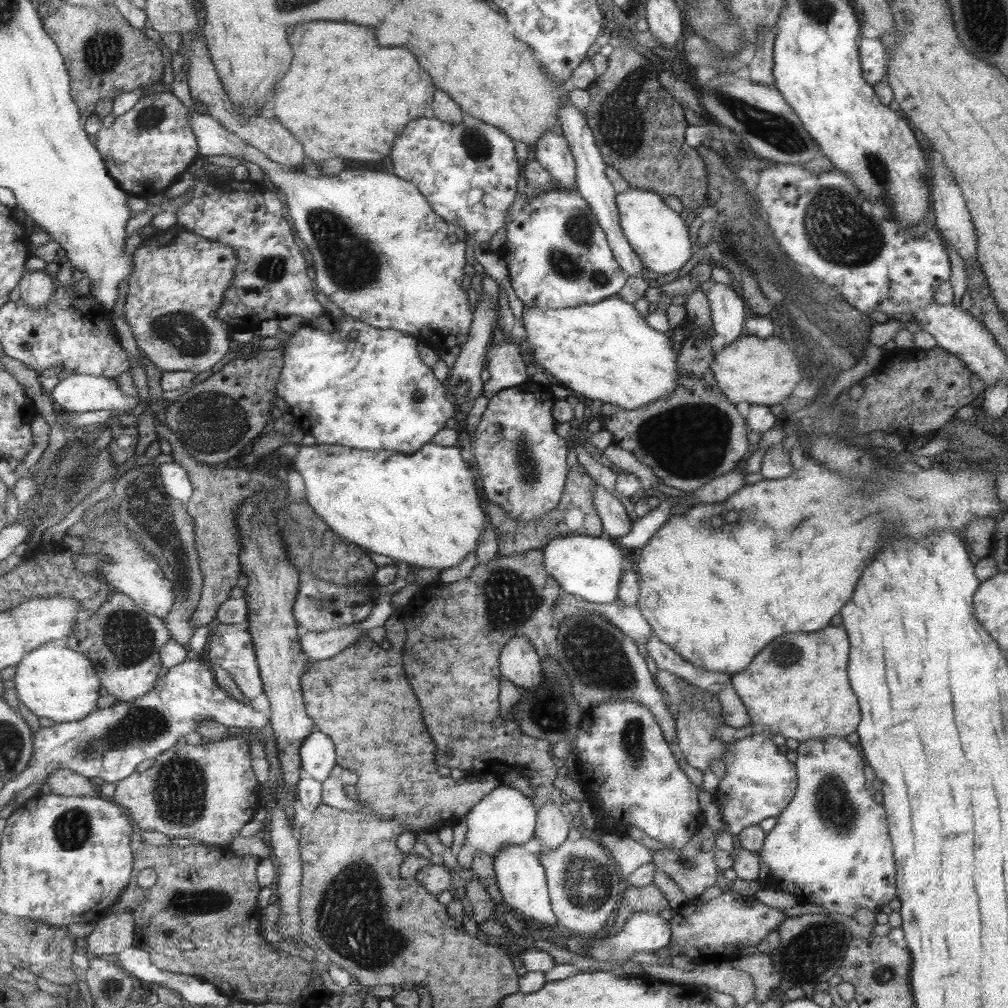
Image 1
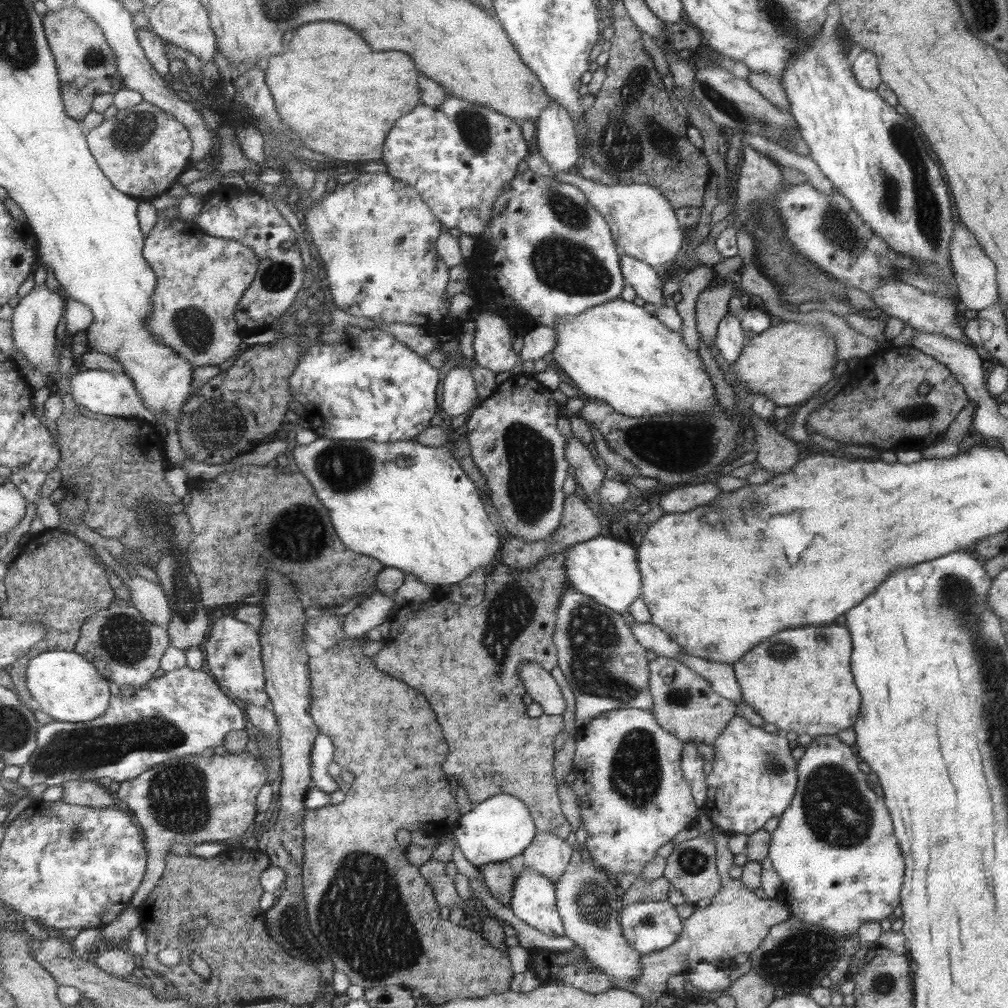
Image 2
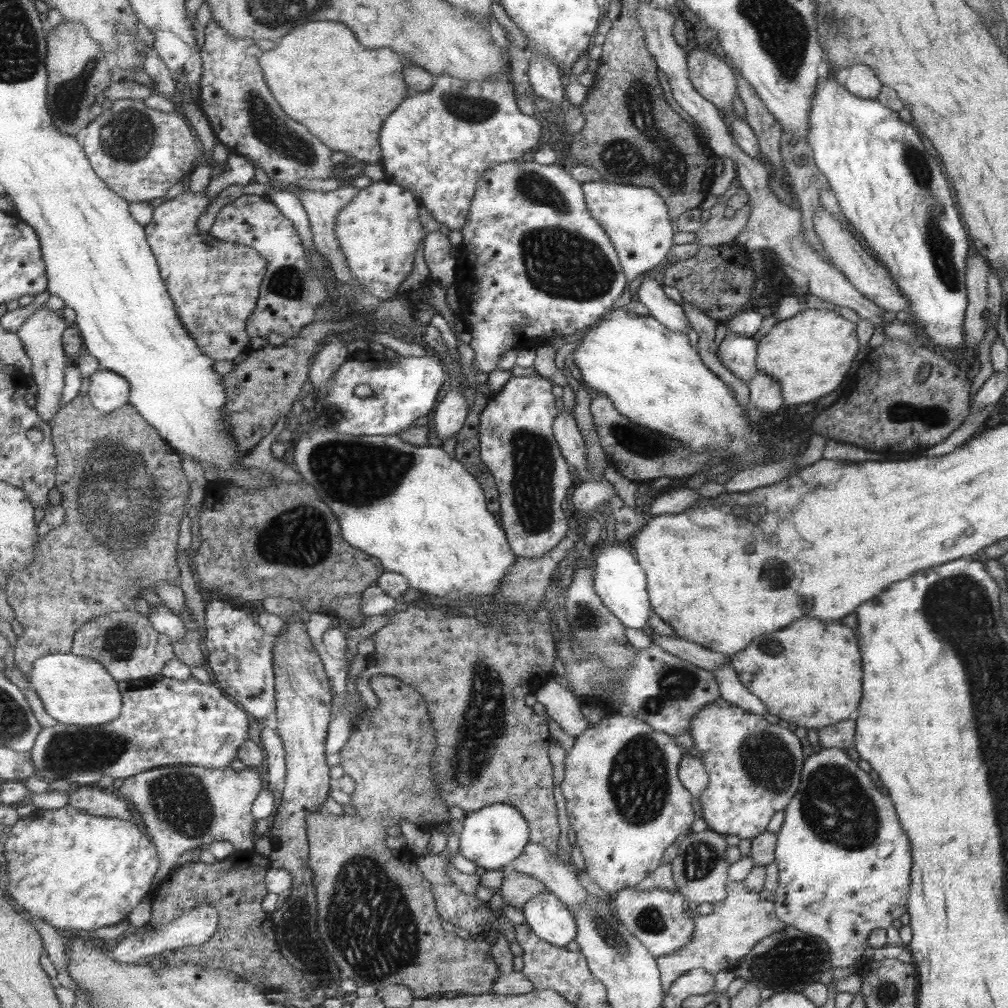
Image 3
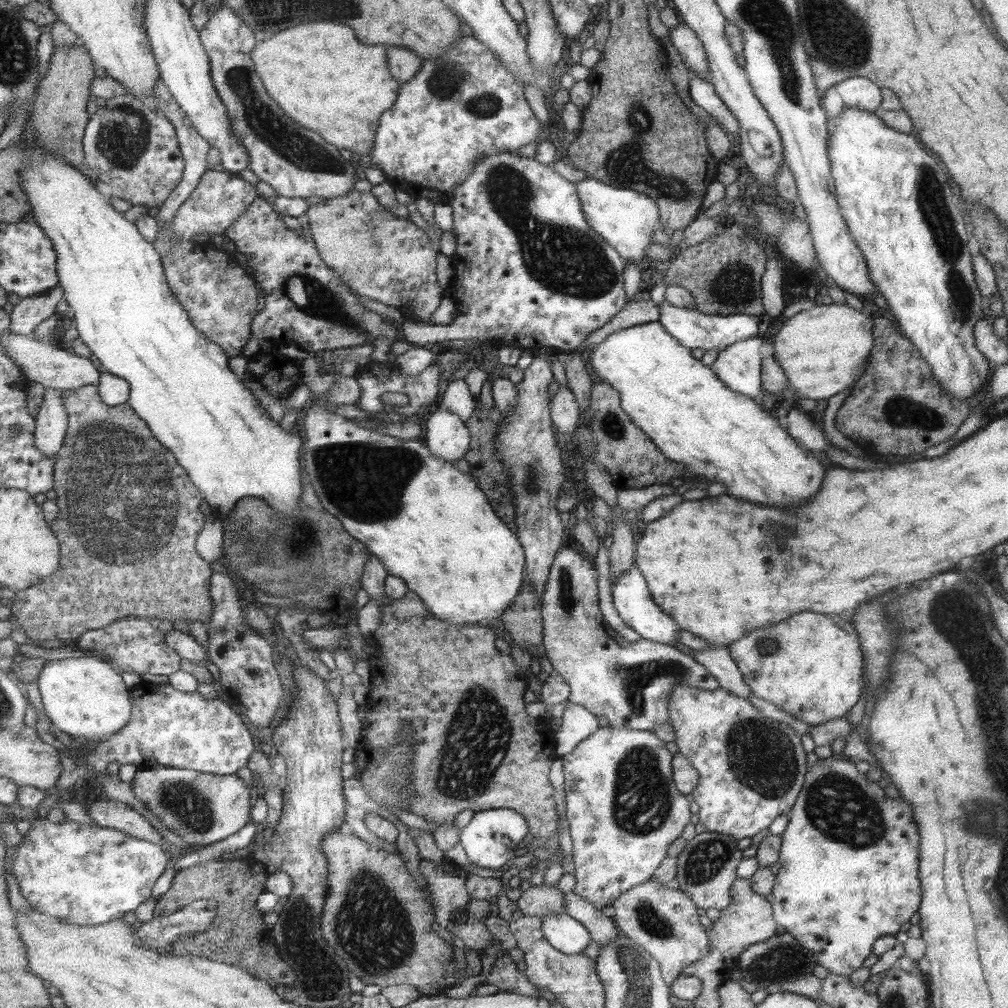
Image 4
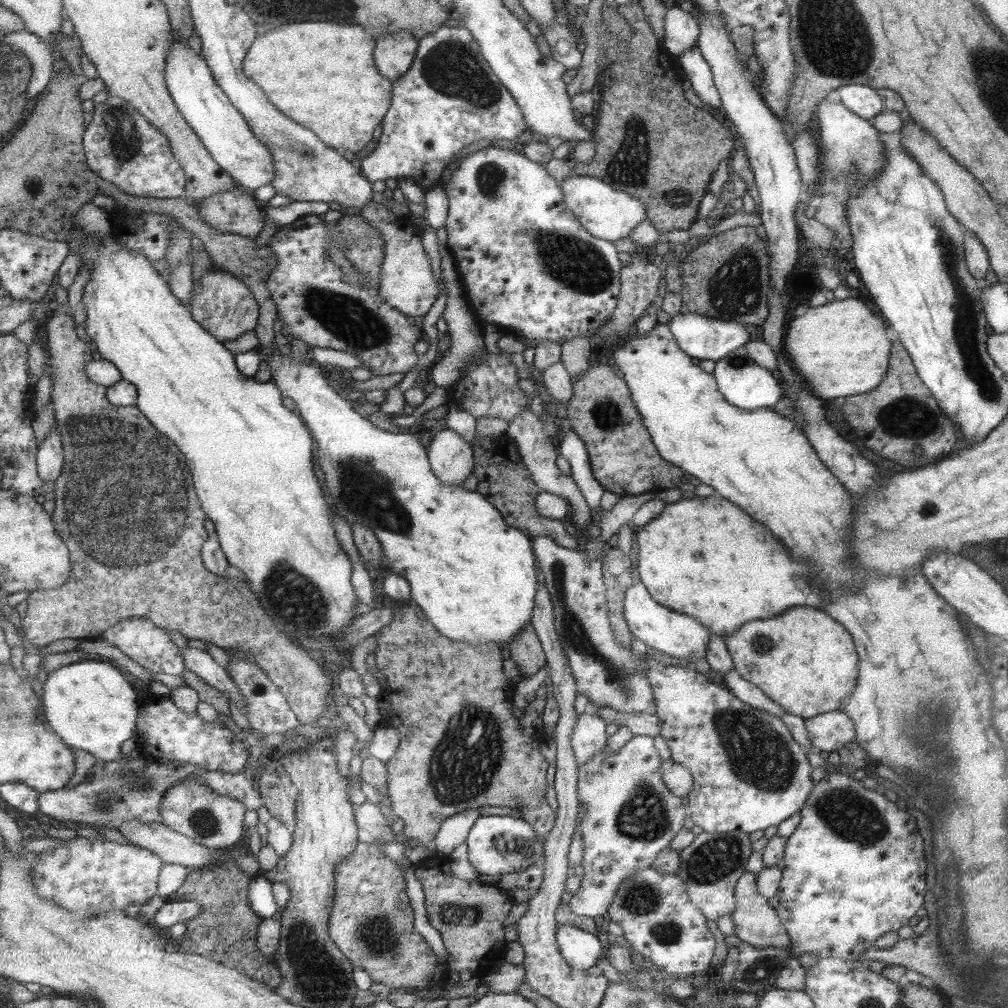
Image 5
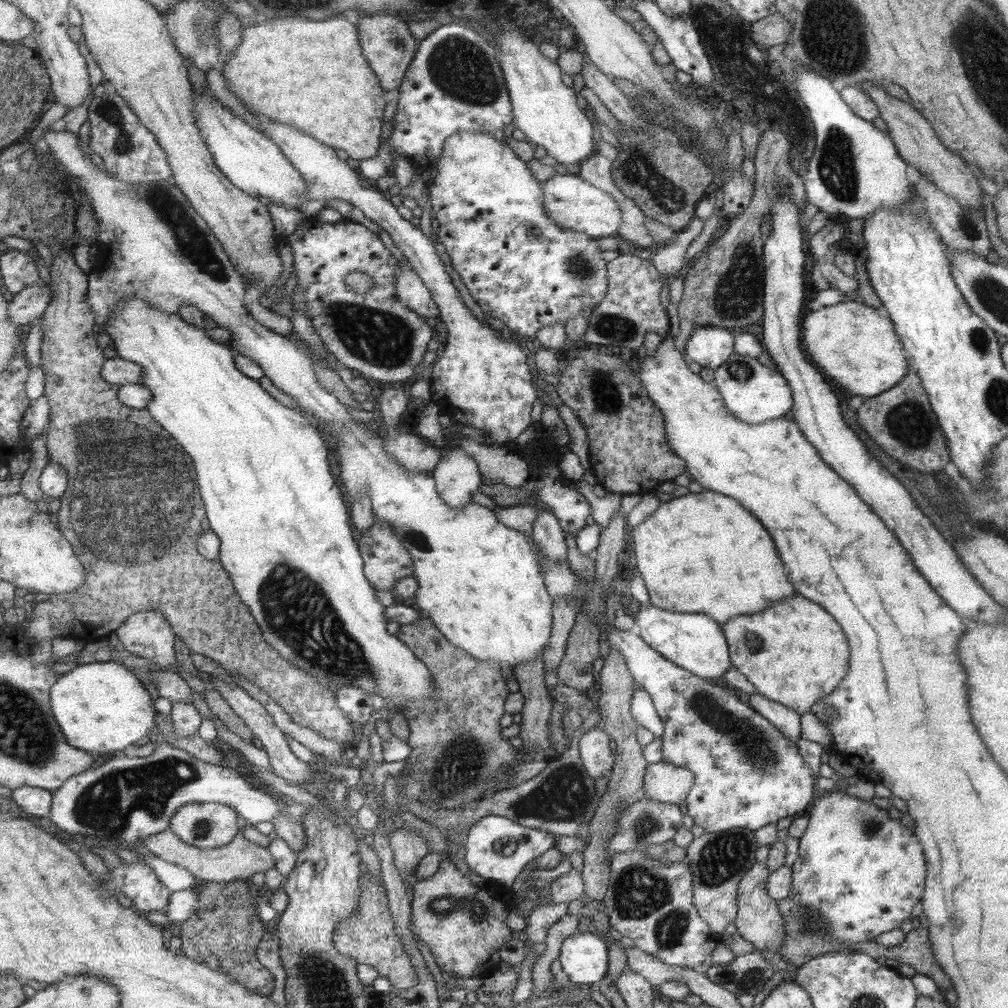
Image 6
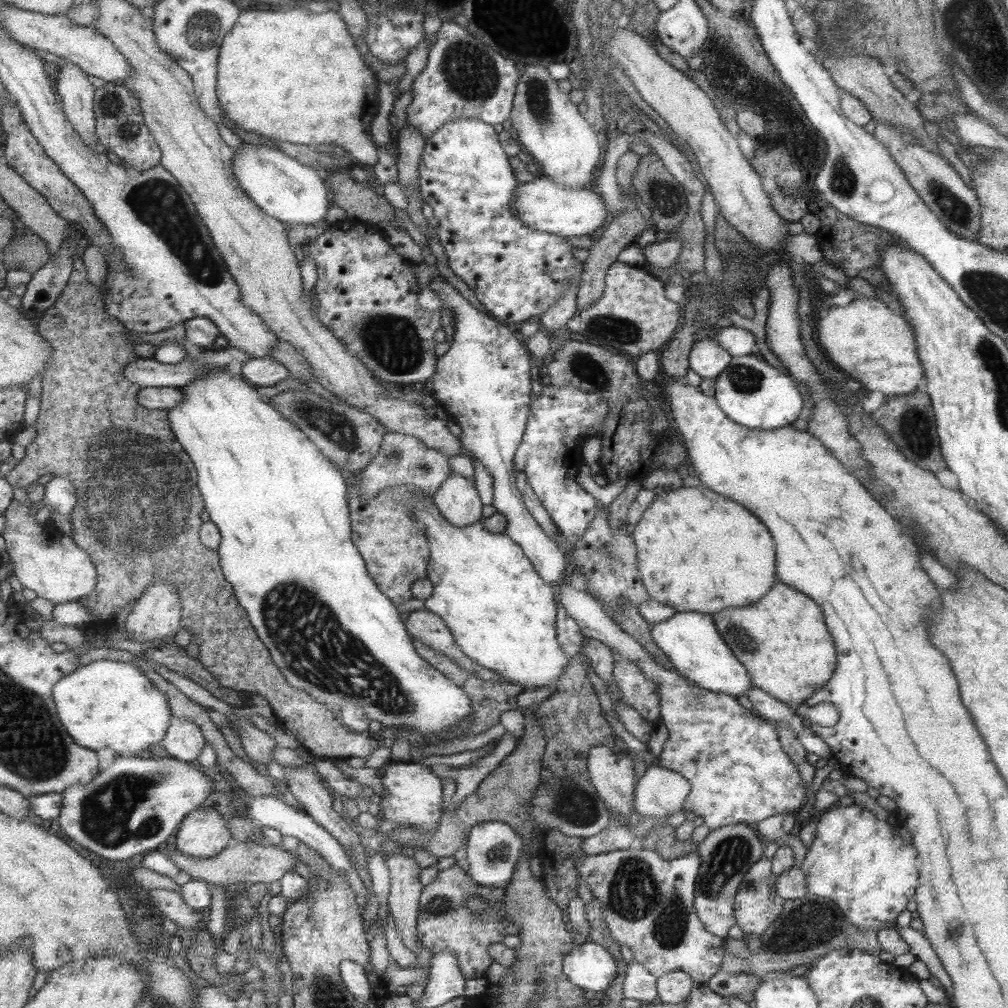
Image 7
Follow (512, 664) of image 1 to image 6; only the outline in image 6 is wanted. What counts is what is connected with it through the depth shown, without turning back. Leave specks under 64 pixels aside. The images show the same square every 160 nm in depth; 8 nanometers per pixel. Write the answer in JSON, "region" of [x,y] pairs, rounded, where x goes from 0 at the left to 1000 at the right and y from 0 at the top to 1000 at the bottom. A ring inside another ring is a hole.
{"region":[[[595,718],[576,728],[573,746],[578,762],[588,774],[596,769],[604,770],[609,748],[606,747],[604,733]]]}

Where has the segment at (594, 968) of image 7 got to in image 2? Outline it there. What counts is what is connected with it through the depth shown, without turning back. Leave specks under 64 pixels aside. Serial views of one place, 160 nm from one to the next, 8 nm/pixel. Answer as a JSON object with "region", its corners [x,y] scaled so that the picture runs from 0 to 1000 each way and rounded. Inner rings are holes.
{"region":[[[514,852],[508,856],[511,865],[505,898],[509,907],[543,929],[559,928],[561,924],[554,908],[550,877],[535,864],[517,859]]]}

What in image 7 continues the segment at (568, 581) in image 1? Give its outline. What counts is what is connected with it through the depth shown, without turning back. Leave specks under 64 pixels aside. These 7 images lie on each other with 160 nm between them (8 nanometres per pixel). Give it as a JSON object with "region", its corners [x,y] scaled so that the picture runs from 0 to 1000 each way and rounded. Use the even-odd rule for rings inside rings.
{"region":[[[684,606],[668,608],[661,615],[645,619],[644,627],[654,645],[662,651],[668,665],[680,671],[685,678],[705,687],[725,688],[729,692],[741,690],[745,673],[712,628],[705,610]]]}

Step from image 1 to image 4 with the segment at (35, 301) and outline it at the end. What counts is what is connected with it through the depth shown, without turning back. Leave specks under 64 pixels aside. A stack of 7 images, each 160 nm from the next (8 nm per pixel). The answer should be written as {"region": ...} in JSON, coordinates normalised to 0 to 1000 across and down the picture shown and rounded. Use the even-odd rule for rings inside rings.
{"region":[[[45,386],[43,399],[36,411],[36,438],[47,452],[55,453],[63,442],[67,426],[67,409],[63,398],[63,388]]]}

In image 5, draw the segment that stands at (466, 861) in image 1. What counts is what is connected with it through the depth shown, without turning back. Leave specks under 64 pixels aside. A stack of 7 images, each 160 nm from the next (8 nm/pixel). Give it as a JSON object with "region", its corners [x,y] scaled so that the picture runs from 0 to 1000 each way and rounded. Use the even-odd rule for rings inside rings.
{"region":[[[481,810],[467,817],[462,831],[464,849],[468,859],[483,869],[507,865],[502,852],[495,849],[490,834],[495,829],[509,829],[513,834],[530,832],[530,822],[518,813],[507,810]]]}

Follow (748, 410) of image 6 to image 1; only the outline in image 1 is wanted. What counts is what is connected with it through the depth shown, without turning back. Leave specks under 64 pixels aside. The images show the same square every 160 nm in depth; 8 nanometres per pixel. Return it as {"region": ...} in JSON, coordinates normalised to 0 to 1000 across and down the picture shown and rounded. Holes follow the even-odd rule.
{"region":[[[705,276],[692,284],[701,295],[709,332],[719,335],[719,342],[729,338],[737,327],[739,302],[721,282],[709,282]]]}

